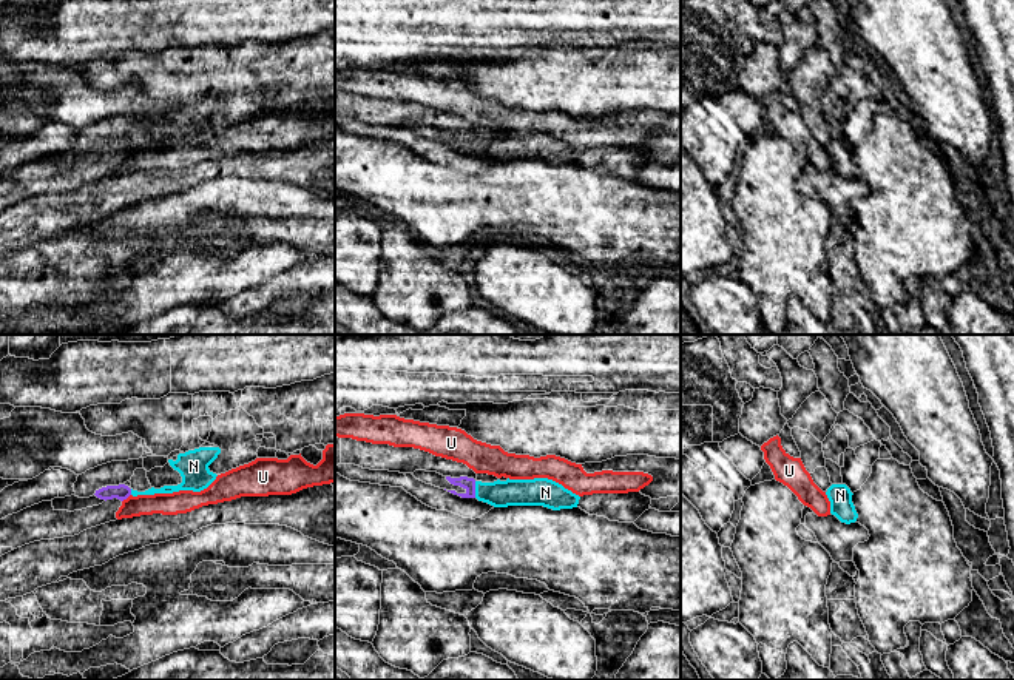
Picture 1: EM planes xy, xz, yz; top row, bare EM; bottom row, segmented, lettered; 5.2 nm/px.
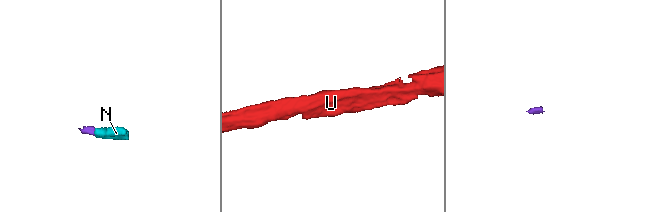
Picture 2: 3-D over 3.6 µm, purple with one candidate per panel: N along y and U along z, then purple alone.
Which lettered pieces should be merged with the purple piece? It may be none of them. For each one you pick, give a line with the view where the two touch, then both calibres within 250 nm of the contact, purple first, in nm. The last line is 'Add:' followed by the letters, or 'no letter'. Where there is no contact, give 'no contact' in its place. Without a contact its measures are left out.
N: contact in xz; calibres 70 and 140 nm
Add: N

